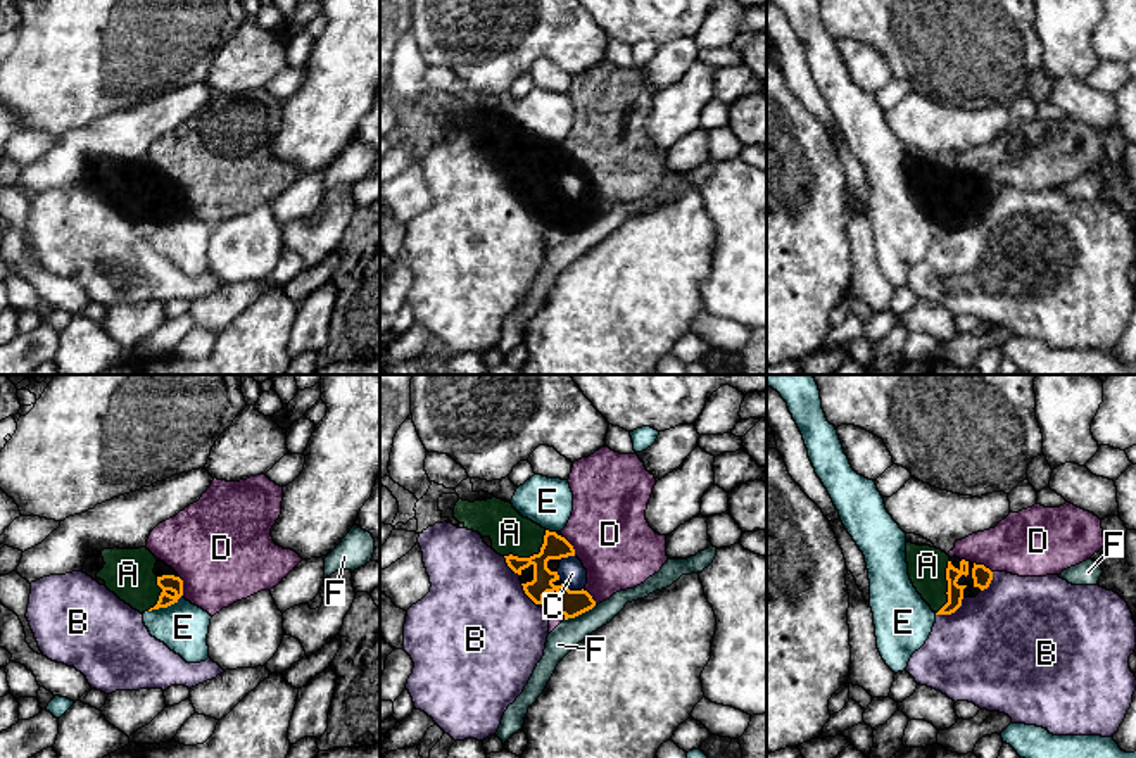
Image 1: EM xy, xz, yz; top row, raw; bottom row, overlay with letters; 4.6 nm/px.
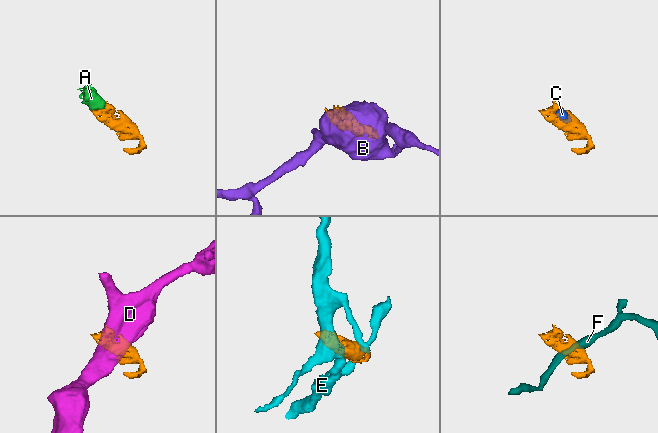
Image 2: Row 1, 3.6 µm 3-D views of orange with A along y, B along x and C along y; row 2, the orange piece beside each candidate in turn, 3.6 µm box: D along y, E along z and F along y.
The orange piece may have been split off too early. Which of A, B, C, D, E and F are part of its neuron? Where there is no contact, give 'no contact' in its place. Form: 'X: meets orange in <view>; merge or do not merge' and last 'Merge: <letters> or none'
A: meets orange in xz; merge
B: meets orange in yz; do not merge
C: meets orange in xz; merge
D: meets orange in xz; do not merge
E: meets orange in xy; do not merge
F: meets orange in xz; do not merge
Merge: A, C

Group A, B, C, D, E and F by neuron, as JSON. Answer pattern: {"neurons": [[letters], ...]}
{"neurons": [["A", "C"], ["B"], ["D"], ["E"], ["F"]]}

